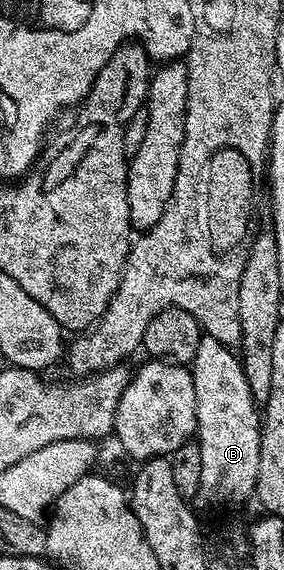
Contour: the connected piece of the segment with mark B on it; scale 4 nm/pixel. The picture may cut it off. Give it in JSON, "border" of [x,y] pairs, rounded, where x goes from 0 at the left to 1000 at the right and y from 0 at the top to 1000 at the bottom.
{"border":[[[711,588],[701,614],[687,614],[673,651],[687,670],[694,721],[687,770],[701,796],[715,796],[715,839],[690,875],[722,884],[849,884],[873,870],[880,875],[905,860],[923,725],[908,711],[891,707],[884,677],[870,677],[870,656],[856,656],[845,623],[817,609]]]}

